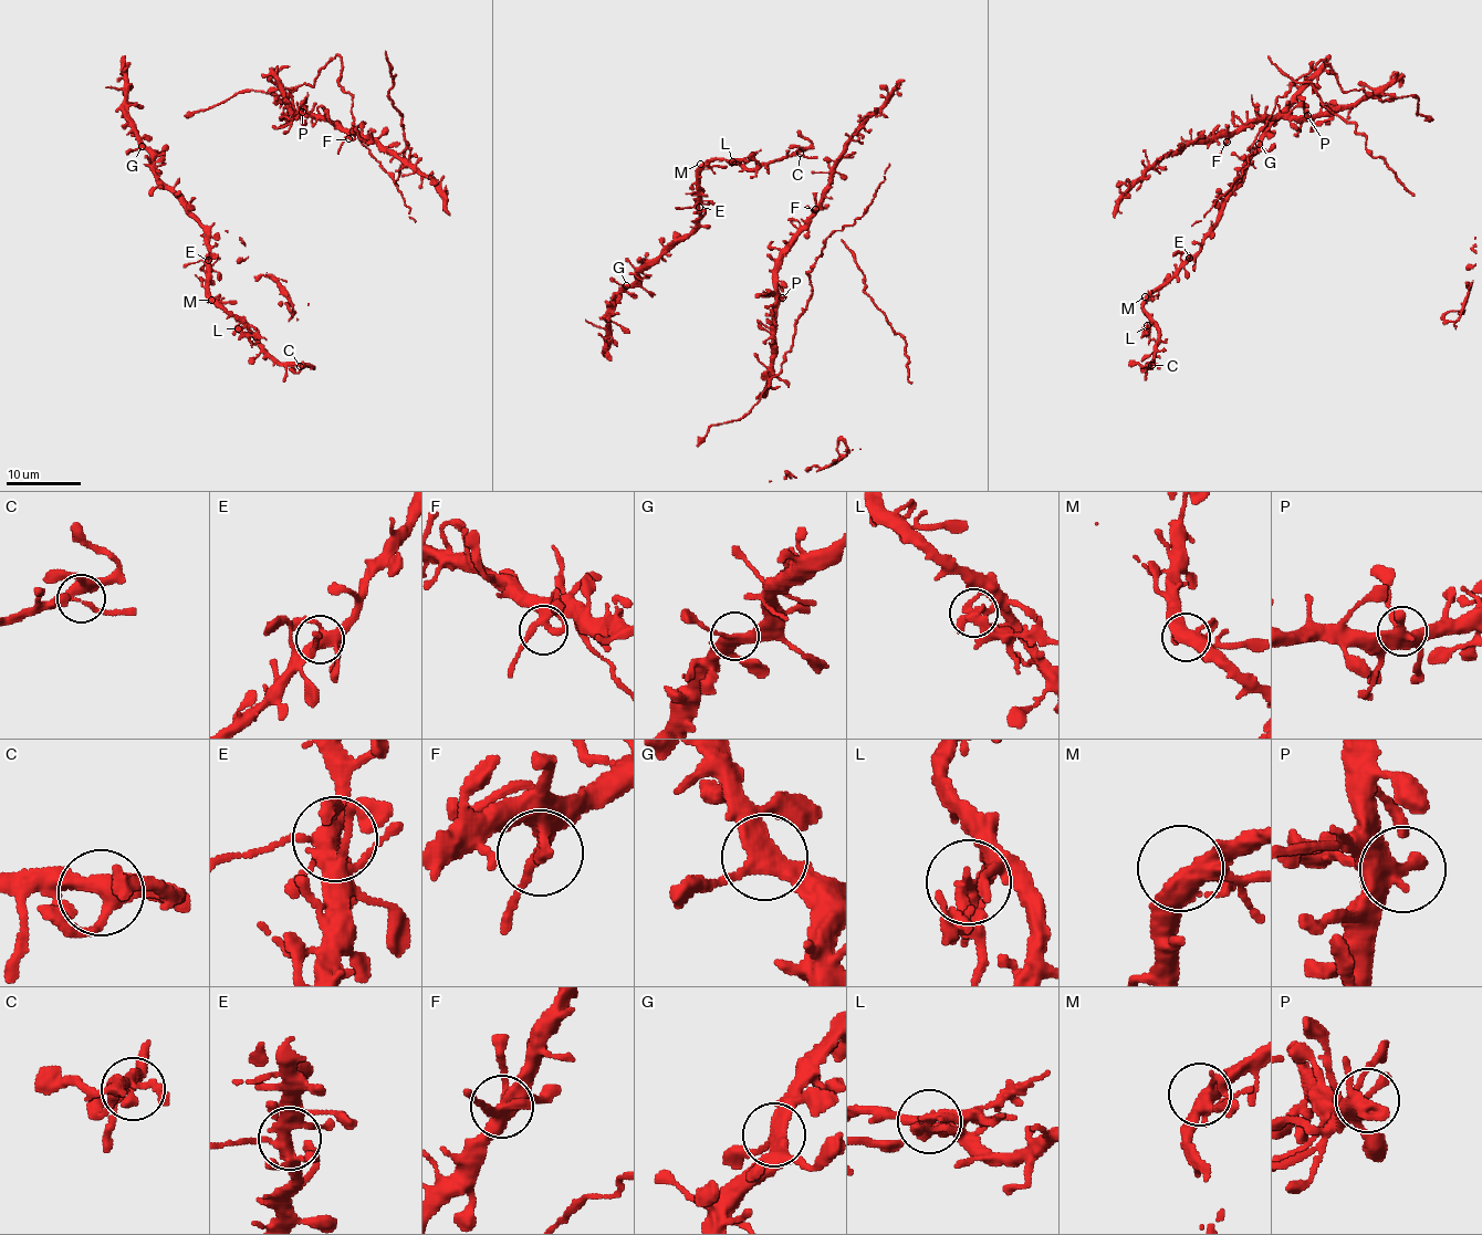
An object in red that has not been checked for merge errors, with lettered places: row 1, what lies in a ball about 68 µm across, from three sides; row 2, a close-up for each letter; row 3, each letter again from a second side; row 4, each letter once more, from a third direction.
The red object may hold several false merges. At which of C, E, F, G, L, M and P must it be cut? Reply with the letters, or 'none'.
L

